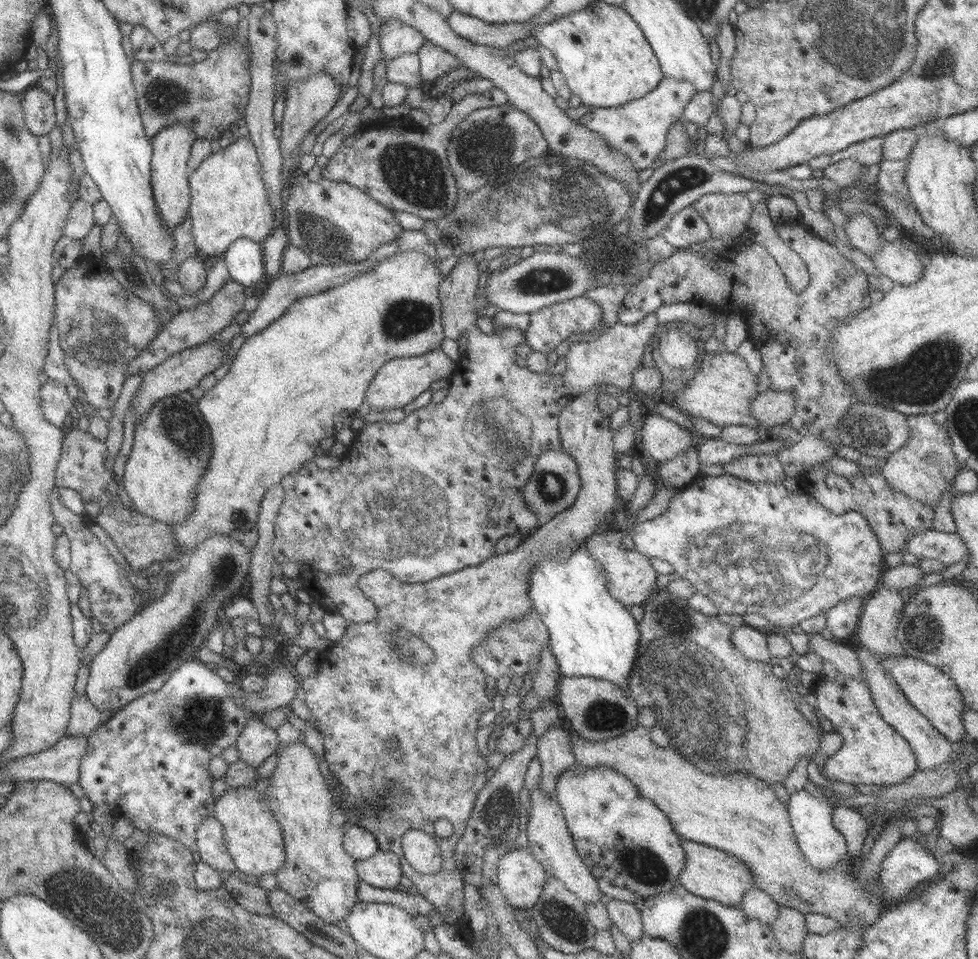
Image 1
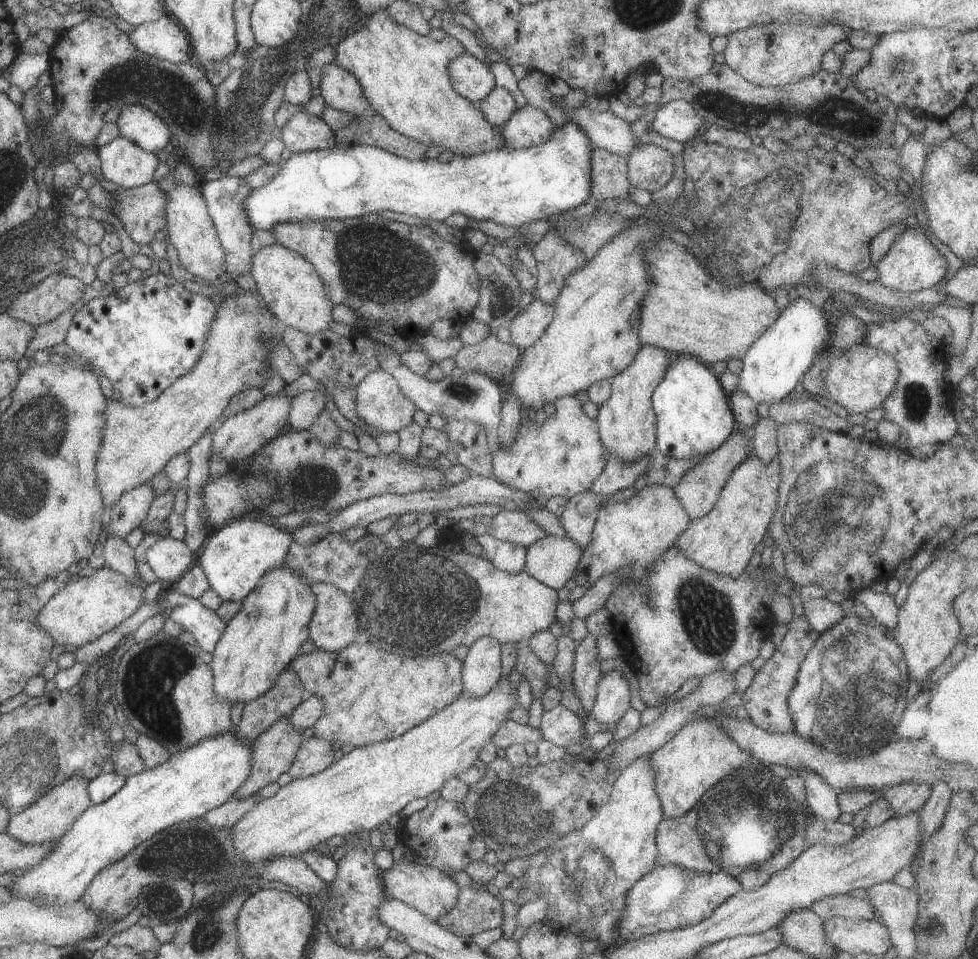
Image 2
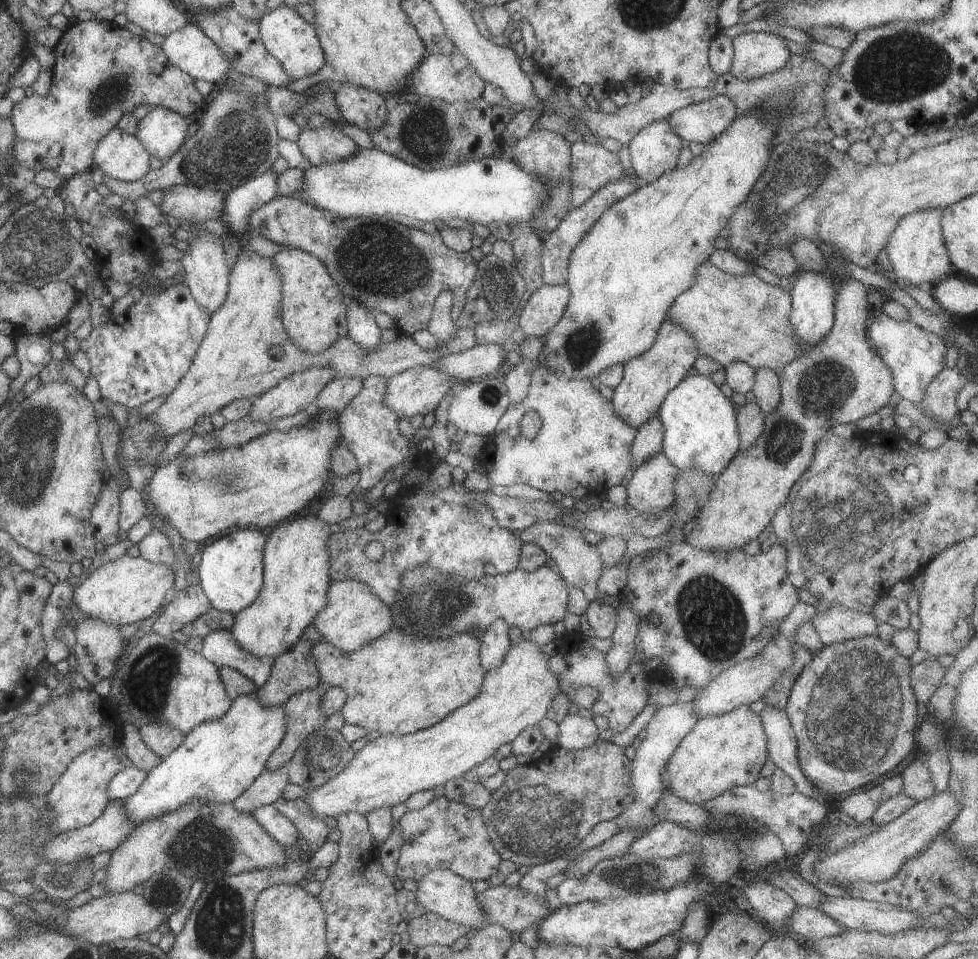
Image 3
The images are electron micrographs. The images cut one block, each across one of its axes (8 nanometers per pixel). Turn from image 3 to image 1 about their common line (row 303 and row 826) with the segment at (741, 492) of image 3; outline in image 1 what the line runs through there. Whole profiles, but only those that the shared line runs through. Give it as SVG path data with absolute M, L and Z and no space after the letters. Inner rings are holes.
M835 806L832 811L833 825L844 835L848 854L859 856L868 834L866 813L853 807Z

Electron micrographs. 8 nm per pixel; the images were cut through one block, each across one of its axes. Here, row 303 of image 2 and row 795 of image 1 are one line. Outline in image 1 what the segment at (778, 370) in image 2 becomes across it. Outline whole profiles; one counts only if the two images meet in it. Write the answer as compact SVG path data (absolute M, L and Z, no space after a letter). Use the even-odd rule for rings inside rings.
M803 789L790 794L786 806L797 844L810 866L816 870L830 870L830 868L836 868L838 862L850 857L844 835L833 825L834 806L829 804L826 797L815 797Z

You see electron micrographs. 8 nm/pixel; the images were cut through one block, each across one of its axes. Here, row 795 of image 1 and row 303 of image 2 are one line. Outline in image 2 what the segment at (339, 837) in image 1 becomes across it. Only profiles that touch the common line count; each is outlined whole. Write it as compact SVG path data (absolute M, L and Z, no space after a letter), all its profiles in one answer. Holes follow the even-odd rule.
M278 243L265 246L253 255L252 278L264 302L281 324L310 336L330 330L335 305L329 299L318 271L306 258Z

